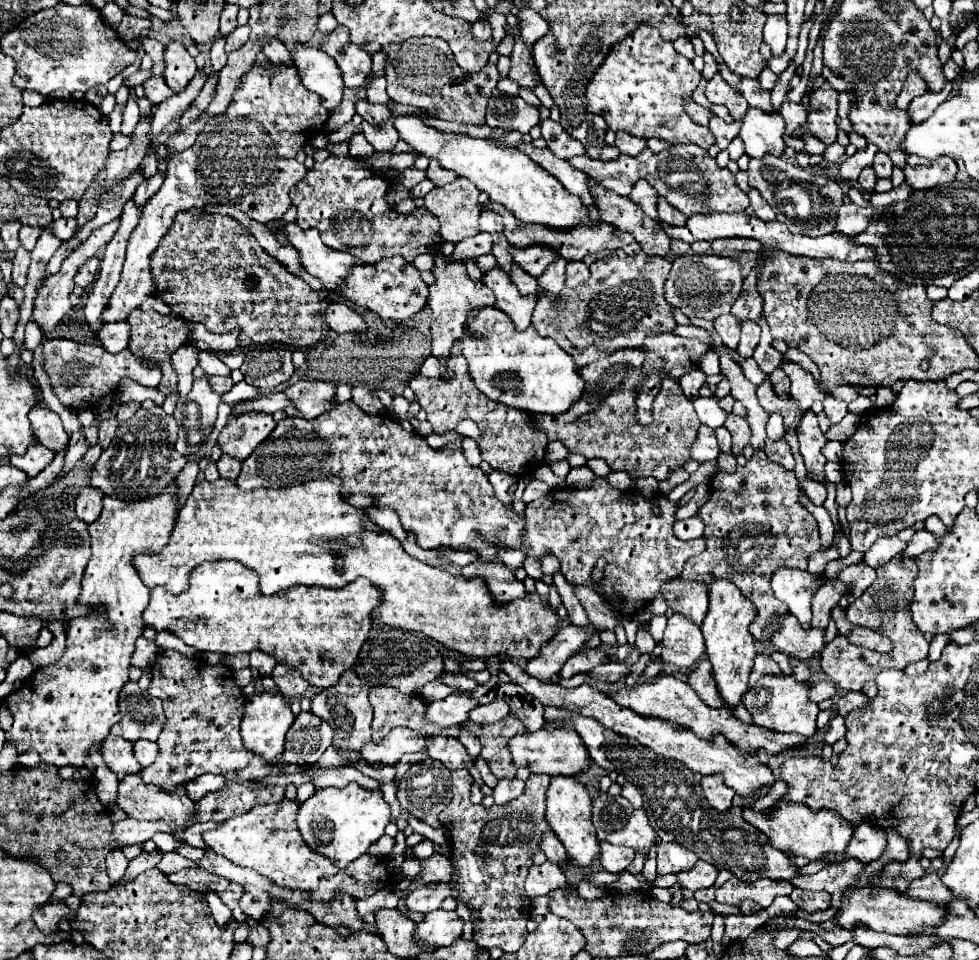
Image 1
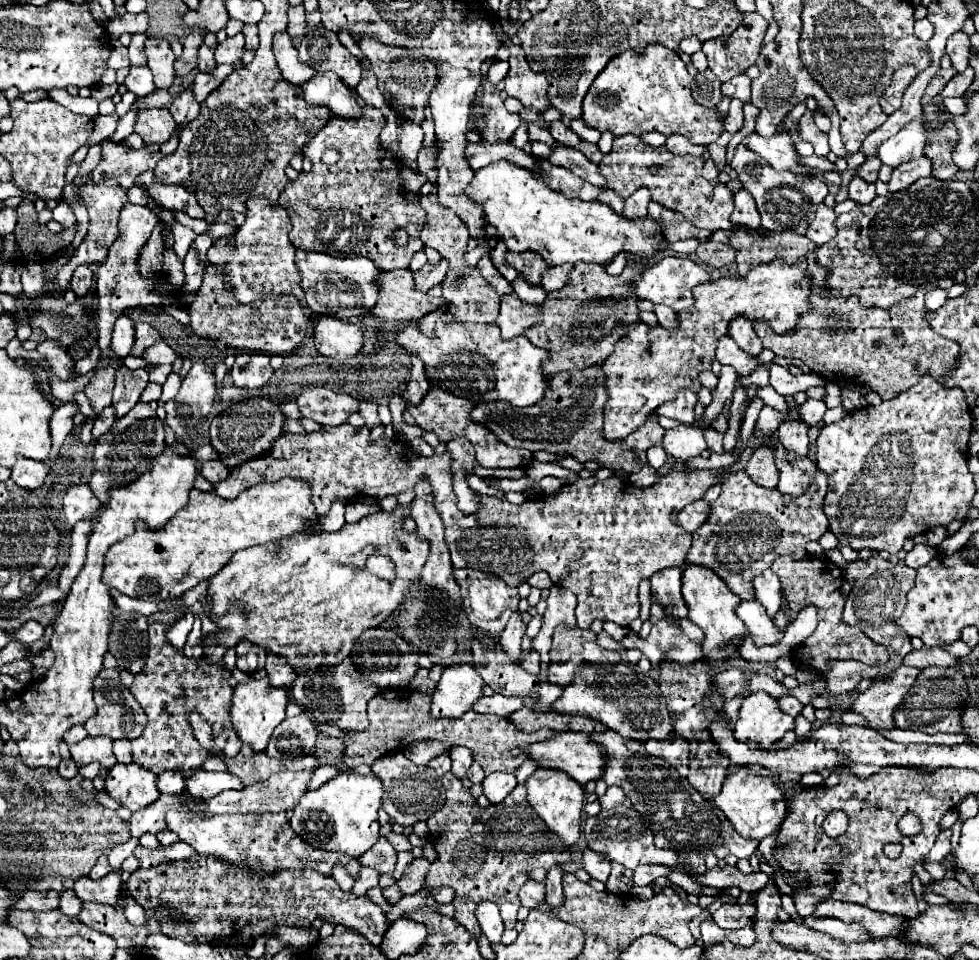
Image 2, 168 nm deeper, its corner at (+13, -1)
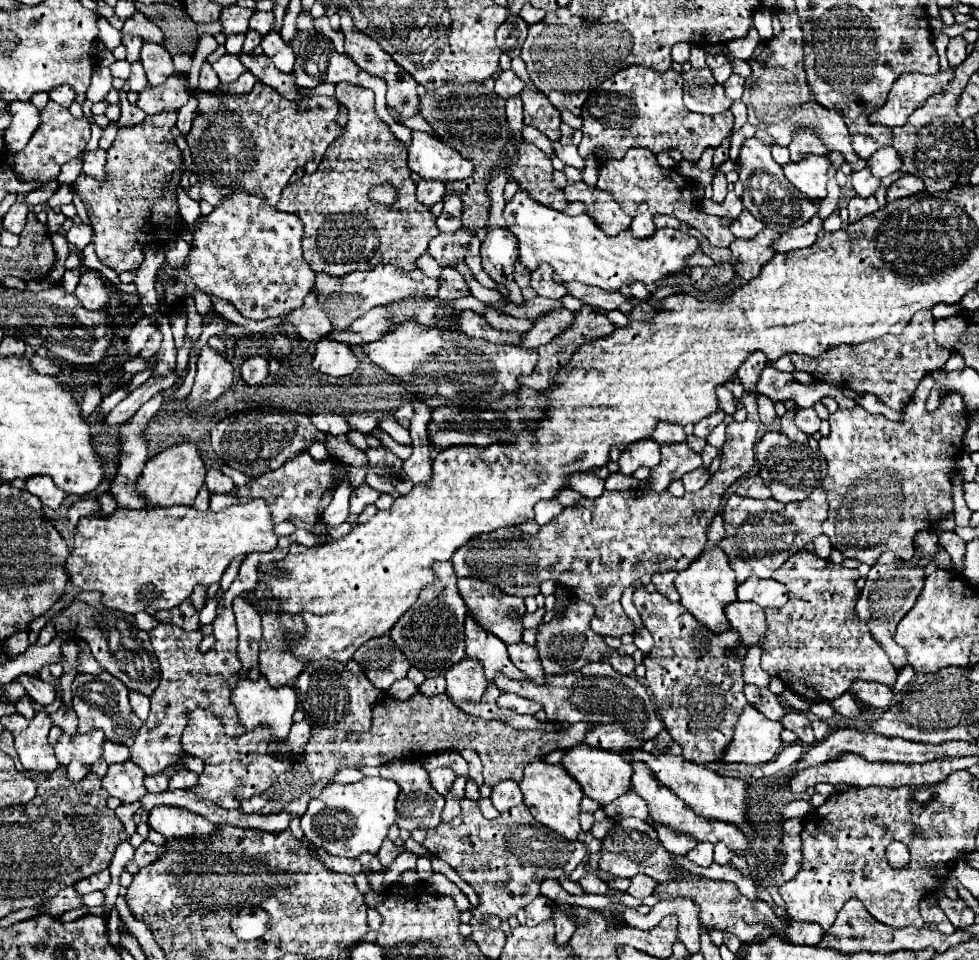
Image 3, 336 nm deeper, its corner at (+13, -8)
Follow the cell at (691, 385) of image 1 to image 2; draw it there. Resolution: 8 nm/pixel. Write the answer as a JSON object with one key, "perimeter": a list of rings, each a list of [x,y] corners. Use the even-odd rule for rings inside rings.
{"perimeter":[[[680,389],[676,401],[672,403],[664,403],[656,409],[656,415],[662,417],[670,417],[682,425],[692,425],[694,423],[694,405],[696,405],[698,397],[690,391],[690,389]]]}

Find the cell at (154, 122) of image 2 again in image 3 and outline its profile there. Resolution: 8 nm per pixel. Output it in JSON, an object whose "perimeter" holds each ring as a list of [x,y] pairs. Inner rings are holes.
{"perimeter":[[[172,110],[146,116],[130,128],[120,128],[114,144],[108,148],[106,164],[112,176],[102,182],[90,176],[76,180],[74,188],[86,204],[94,228],[96,256],[118,274],[138,268],[142,250],[150,242],[168,242],[180,236],[182,218],[176,204],[176,186],[170,182],[172,172],[182,168],[180,150],[170,134],[174,124],[176,112]],[[164,186],[168,186],[168,192],[164,192]]]}

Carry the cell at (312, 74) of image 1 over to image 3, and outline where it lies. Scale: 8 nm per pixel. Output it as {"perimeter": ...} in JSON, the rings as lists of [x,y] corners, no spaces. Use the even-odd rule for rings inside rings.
{"perimeter":[[[270,32],[262,38],[262,50],[266,56],[270,56],[270,60],[276,64],[276,68],[280,68],[280,72],[290,72],[294,68],[294,52],[292,52],[292,44],[284,42],[282,36],[278,32]]]}

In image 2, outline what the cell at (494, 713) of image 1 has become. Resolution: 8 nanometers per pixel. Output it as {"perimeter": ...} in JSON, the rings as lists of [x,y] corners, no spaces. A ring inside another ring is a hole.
{"perimeter":[[[492,695],[492,697],[482,697],[482,699],[474,705],[474,711],[476,711],[476,713],[494,713],[494,715],[508,717],[510,713],[518,711],[522,705],[524,705],[524,701],[520,701],[520,697]]]}

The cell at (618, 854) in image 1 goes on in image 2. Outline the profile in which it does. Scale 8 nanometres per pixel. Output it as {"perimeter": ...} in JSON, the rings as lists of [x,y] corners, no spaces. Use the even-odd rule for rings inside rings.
{"perimeter":[[[586,849],[586,851],[584,851],[584,857],[582,857],[582,865],[584,865],[586,873],[588,873],[592,879],[598,879],[598,881],[602,881],[602,883],[608,881],[610,861],[606,859],[606,855],[596,853],[596,851],[592,851],[592,849]]]}

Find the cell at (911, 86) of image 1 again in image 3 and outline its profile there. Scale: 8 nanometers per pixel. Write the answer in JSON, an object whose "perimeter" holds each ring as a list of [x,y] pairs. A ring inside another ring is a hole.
{"perimeter":[[[952,68],[948,72],[938,72],[934,76],[924,74],[902,74],[892,90],[888,102],[870,114],[870,122],[886,126],[902,126],[906,118],[924,104],[924,100],[936,92],[942,92],[952,80]]]}

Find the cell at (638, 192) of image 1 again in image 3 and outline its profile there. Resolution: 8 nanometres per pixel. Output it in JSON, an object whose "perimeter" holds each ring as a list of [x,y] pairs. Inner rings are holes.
{"perimeter":[[[642,202],[640,208],[638,208],[638,214],[632,218],[632,224],[630,224],[630,230],[634,236],[638,238],[648,238],[652,236],[652,232],[656,230],[654,222],[652,222],[652,214],[648,212],[648,206]]]}

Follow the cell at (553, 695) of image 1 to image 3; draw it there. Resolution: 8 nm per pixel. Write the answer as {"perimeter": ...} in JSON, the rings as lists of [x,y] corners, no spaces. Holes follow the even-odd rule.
{"perimeter":[[[472,616],[466,618],[464,626],[466,626],[466,656],[476,658],[482,664],[488,682],[496,680],[498,674],[504,674],[518,682],[526,680],[526,674],[512,664],[506,644],[502,640],[496,640],[496,636],[492,636],[490,632],[484,632],[484,628],[480,628],[472,620]]]}

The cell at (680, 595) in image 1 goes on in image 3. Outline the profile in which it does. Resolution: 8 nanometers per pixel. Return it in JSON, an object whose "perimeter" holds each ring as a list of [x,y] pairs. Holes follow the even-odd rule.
{"perimeter":[[[666,572],[666,574],[660,574],[660,576],[652,576],[652,584],[656,586],[656,590],[672,602],[680,600],[680,596],[674,588],[674,578],[676,578],[676,572]]]}

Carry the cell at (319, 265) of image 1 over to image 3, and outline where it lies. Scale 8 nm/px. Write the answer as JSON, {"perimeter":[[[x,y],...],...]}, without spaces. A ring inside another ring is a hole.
{"perimeter":[[[378,264],[374,270],[356,270],[352,274],[338,276],[338,278],[328,276],[324,272],[316,272],[312,294],[316,294],[318,306],[324,308],[324,312],[328,312],[328,318],[332,320],[332,324],[336,328],[344,328],[378,304],[388,304],[396,298],[412,296],[412,292],[424,292],[426,296],[436,296],[436,290],[438,290],[438,282],[428,278],[418,268],[406,272],[388,264]]]}

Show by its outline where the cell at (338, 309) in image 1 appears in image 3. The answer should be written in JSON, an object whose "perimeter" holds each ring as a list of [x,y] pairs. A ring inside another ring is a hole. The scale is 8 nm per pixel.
{"perimeter":[[[322,338],[316,344],[312,366],[330,376],[348,376],[356,370],[358,360],[352,352],[352,348],[344,342],[336,342],[330,338]]]}

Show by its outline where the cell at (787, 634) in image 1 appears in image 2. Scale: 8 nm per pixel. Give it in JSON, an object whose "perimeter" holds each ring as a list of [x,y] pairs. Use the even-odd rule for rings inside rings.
{"perimeter":[[[756,599],[740,601],[736,607],[736,615],[744,621],[748,635],[756,645],[776,645],[782,639],[782,633],[774,627],[766,609]]]}

